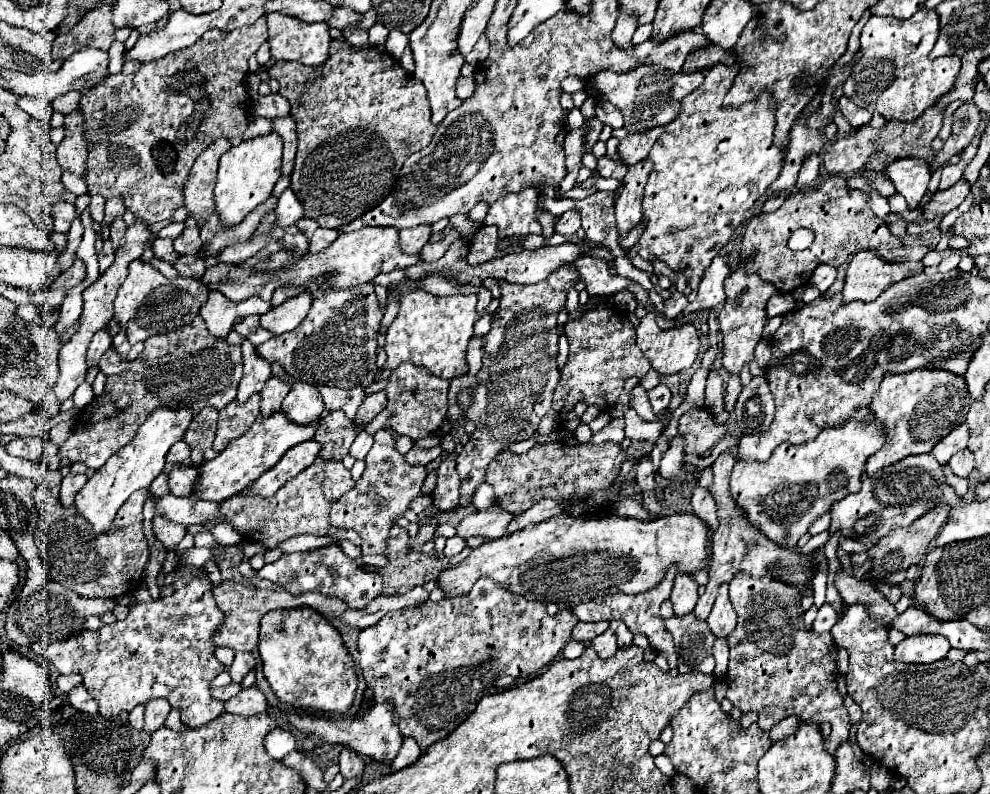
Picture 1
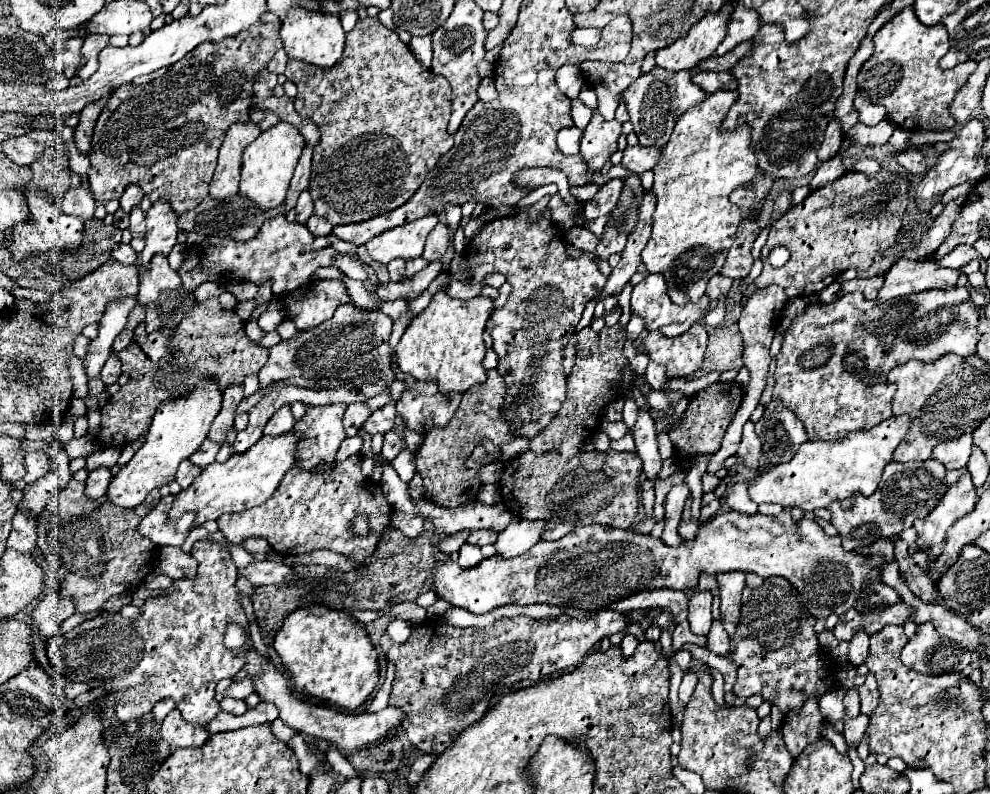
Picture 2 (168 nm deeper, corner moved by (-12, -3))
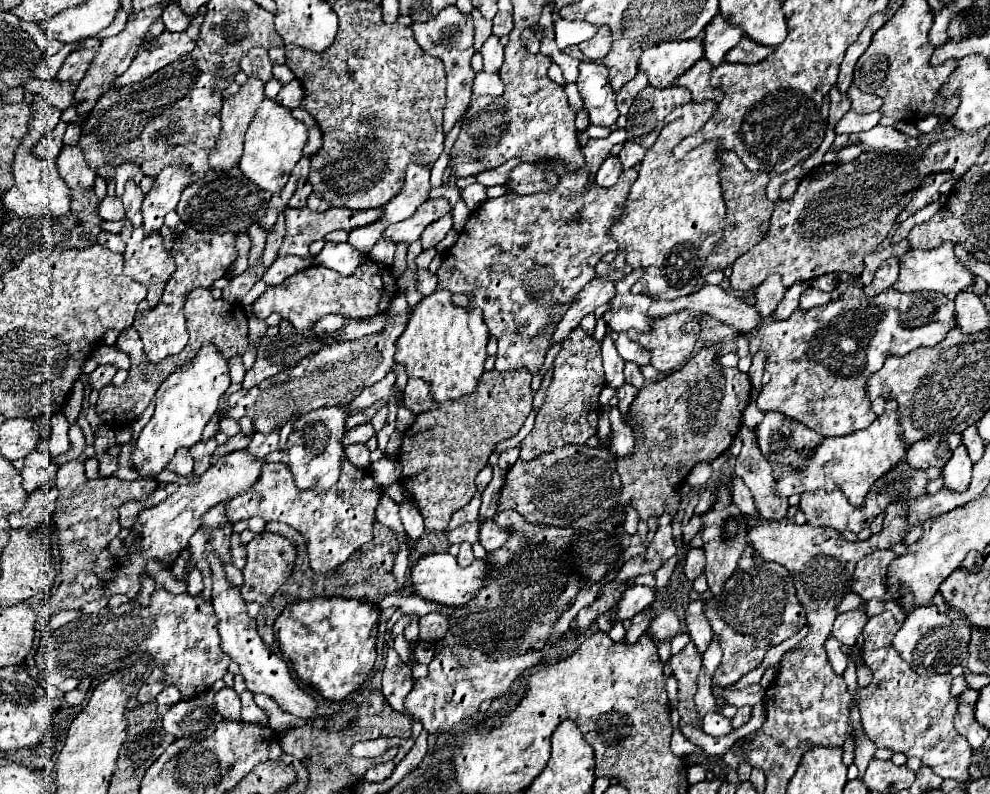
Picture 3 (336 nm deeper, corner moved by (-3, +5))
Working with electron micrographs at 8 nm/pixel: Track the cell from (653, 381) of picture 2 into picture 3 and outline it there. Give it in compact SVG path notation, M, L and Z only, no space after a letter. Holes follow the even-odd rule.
M619 334L615 346L617 346L617 352L623 360L631 360L637 366L647 366L649 364L649 352L645 348L641 348L637 342L629 340L627 334Z

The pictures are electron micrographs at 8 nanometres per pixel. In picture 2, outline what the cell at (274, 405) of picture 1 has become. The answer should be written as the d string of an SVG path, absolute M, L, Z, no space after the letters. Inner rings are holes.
M282 406L272 418L270 418L270 422L266 424L266 428L264 428L264 434L268 434L268 436L280 436L280 434L286 434L286 432L292 432L292 428L294 428L294 416L292 416L292 412L290 412L290 406Z

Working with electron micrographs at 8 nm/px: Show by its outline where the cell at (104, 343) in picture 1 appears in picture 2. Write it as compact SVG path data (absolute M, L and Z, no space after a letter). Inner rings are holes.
M112 354L112 356L108 358L108 362L104 364L100 376L102 376L104 384L110 386L110 384L116 384L116 382L118 382L120 374L122 374L122 364L120 364L120 360L116 358L116 354Z

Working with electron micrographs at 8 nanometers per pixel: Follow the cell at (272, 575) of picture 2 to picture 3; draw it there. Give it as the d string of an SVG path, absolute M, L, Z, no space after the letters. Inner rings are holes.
M235 538L235 540L233 540L233 544L231 544L231 562L233 562L233 566L237 566L239 570L241 570L241 568L245 568L245 562L247 562L245 546L241 546L237 538Z

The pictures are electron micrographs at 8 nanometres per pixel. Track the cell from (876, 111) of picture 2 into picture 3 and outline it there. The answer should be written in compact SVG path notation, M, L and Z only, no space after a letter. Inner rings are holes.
M851 86L849 92L847 92L849 100L851 100L851 110L855 110L857 114L869 114L869 112L875 112L881 108L883 100L879 96L873 96L873 94L865 94L861 92L857 86Z

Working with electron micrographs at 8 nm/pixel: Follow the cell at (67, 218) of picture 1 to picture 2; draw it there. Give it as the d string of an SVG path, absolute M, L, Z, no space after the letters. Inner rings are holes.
M78 186L78 188L70 188L62 200L62 210L66 214L78 216L82 220L92 218L94 210L96 210L96 202L94 202L94 194L90 192L88 186Z

